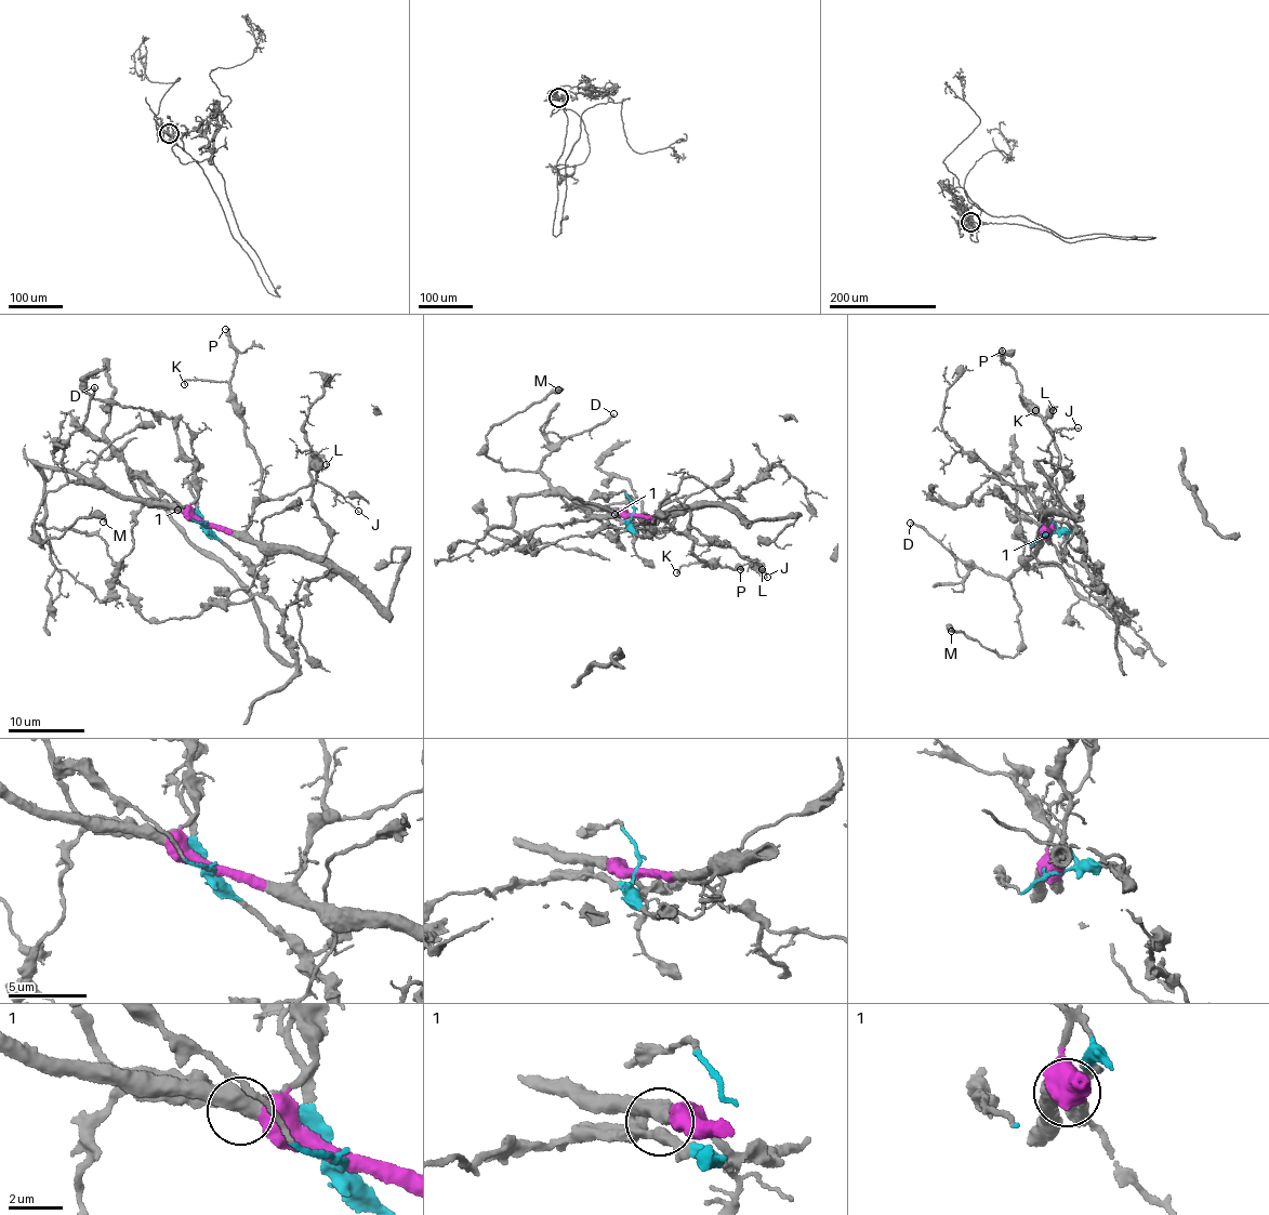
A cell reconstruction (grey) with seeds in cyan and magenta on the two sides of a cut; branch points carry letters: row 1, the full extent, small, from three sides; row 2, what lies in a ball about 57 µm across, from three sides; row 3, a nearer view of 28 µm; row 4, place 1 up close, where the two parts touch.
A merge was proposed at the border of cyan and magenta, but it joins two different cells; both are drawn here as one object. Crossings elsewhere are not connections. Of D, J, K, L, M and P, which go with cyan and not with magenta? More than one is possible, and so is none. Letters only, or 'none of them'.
none of them

